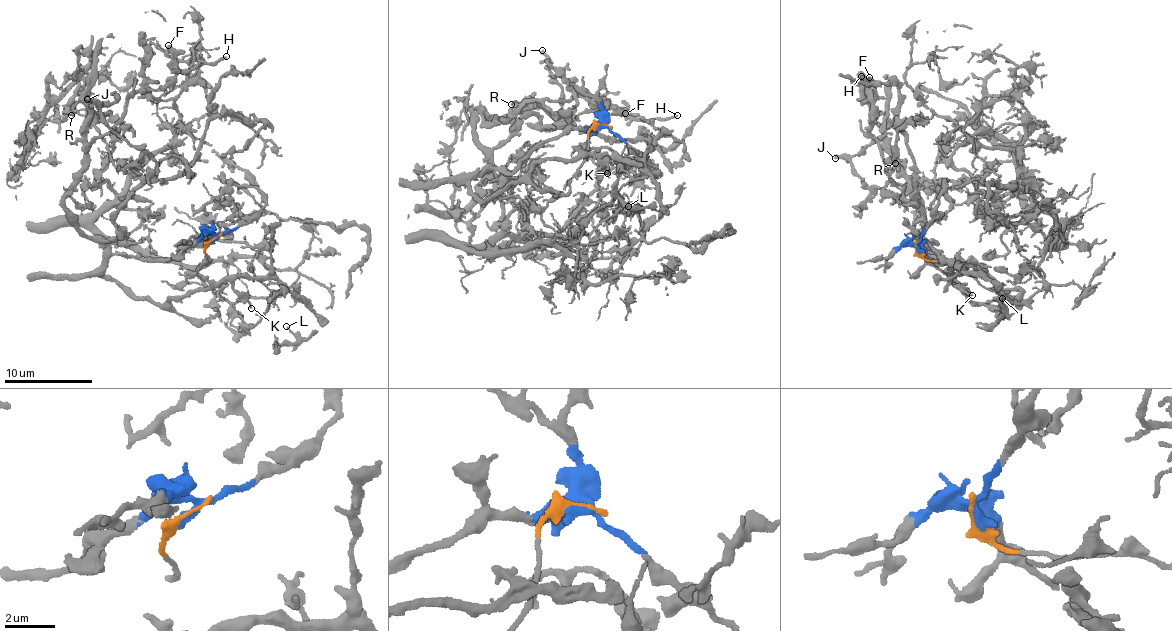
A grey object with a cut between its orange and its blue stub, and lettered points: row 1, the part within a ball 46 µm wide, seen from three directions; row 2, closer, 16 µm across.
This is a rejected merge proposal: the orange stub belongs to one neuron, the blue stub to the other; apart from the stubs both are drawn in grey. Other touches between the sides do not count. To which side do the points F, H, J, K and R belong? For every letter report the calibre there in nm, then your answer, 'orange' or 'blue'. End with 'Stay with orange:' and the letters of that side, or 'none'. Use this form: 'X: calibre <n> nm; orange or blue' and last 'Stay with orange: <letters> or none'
F: calibre 440 nm; blue
H: calibre 190 nm; blue
J: calibre 280 nm; blue
K: calibre 160 nm; blue
R: calibre 240 nm; blue
Stay with orange: none

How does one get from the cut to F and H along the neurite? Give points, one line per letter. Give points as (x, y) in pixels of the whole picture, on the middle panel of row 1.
F: (605, 126), (537, 142), (500, 173), (472, 114), (502, 121), (528, 102), (574, 97), (625, 113)
H: (605, 126), (537, 142), (500, 173), (474, 110), (502, 121), (528, 102), (574, 97), (637, 119), (678, 115)

